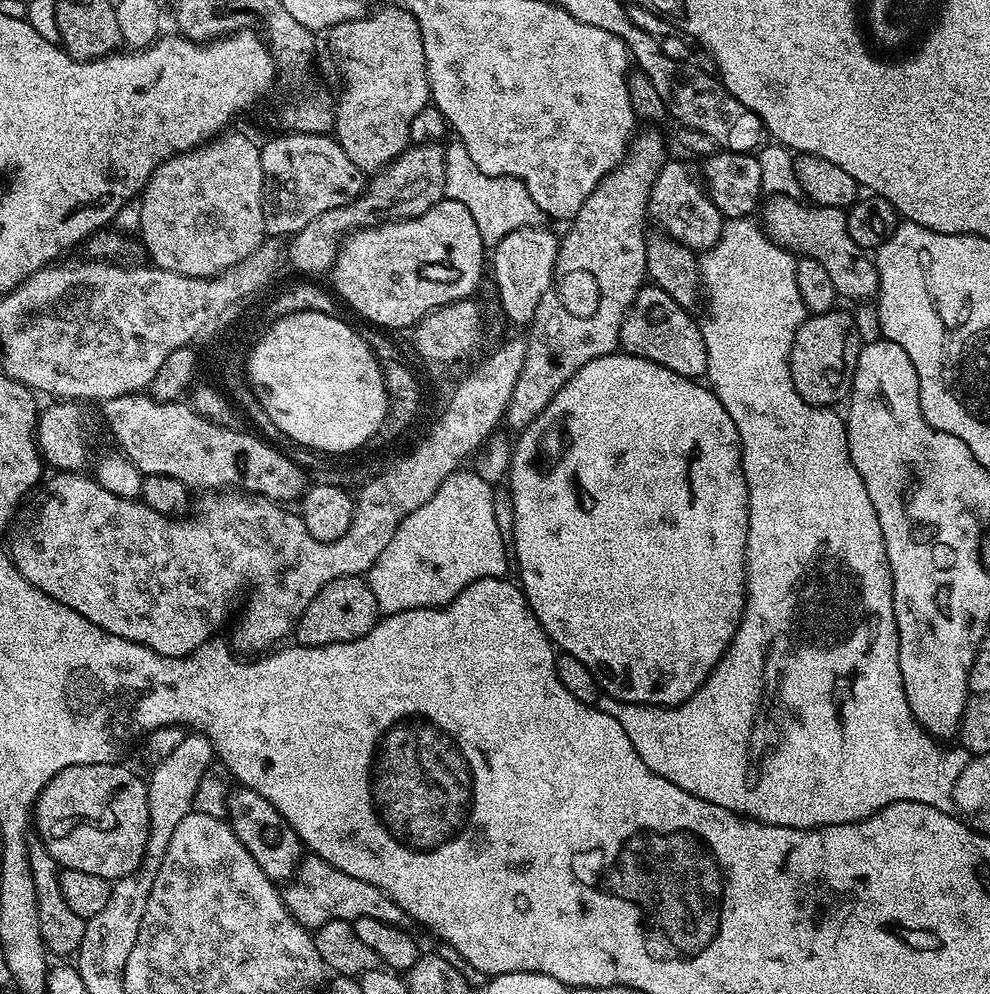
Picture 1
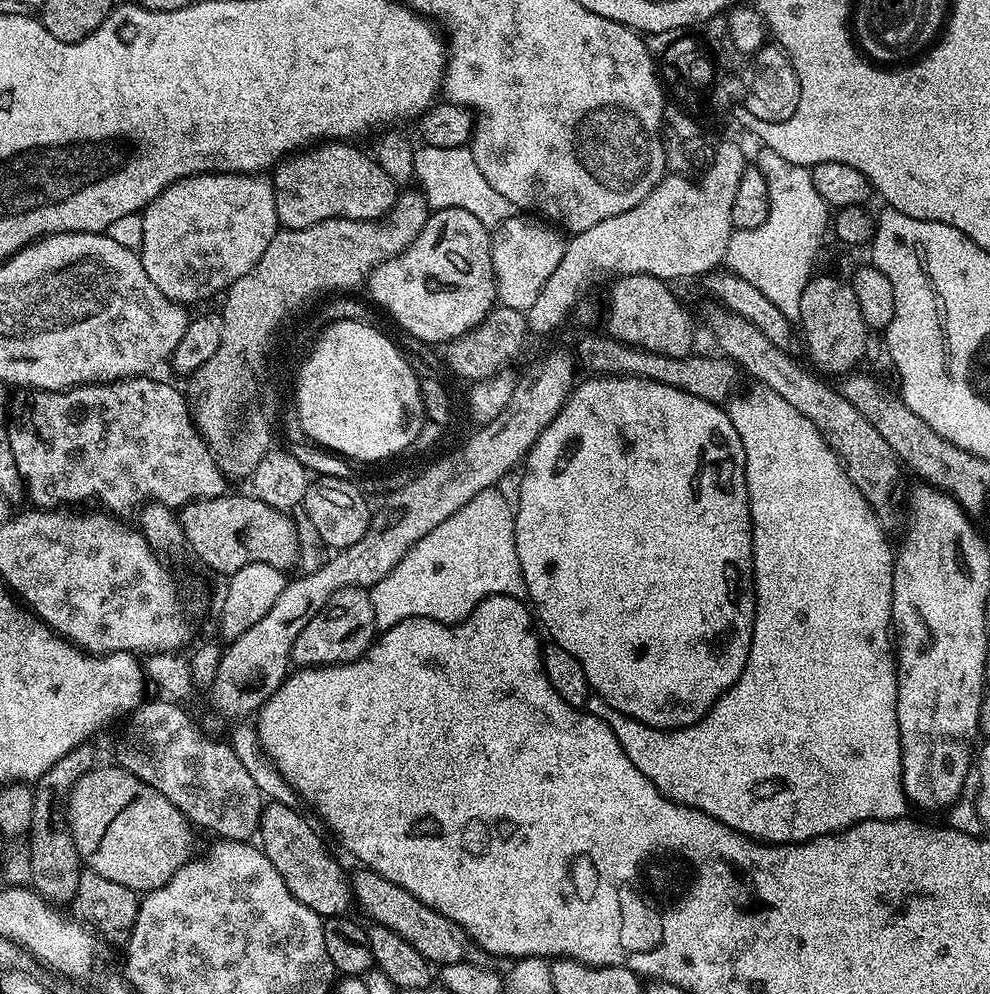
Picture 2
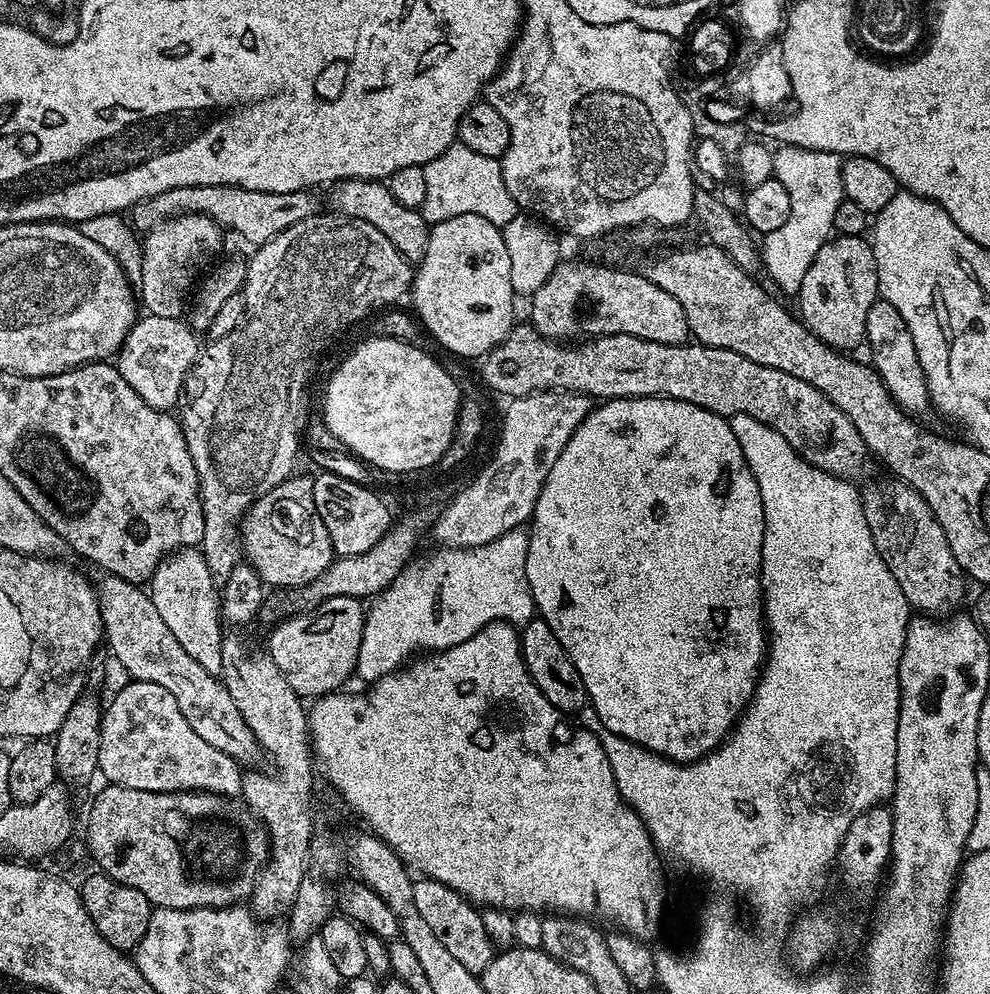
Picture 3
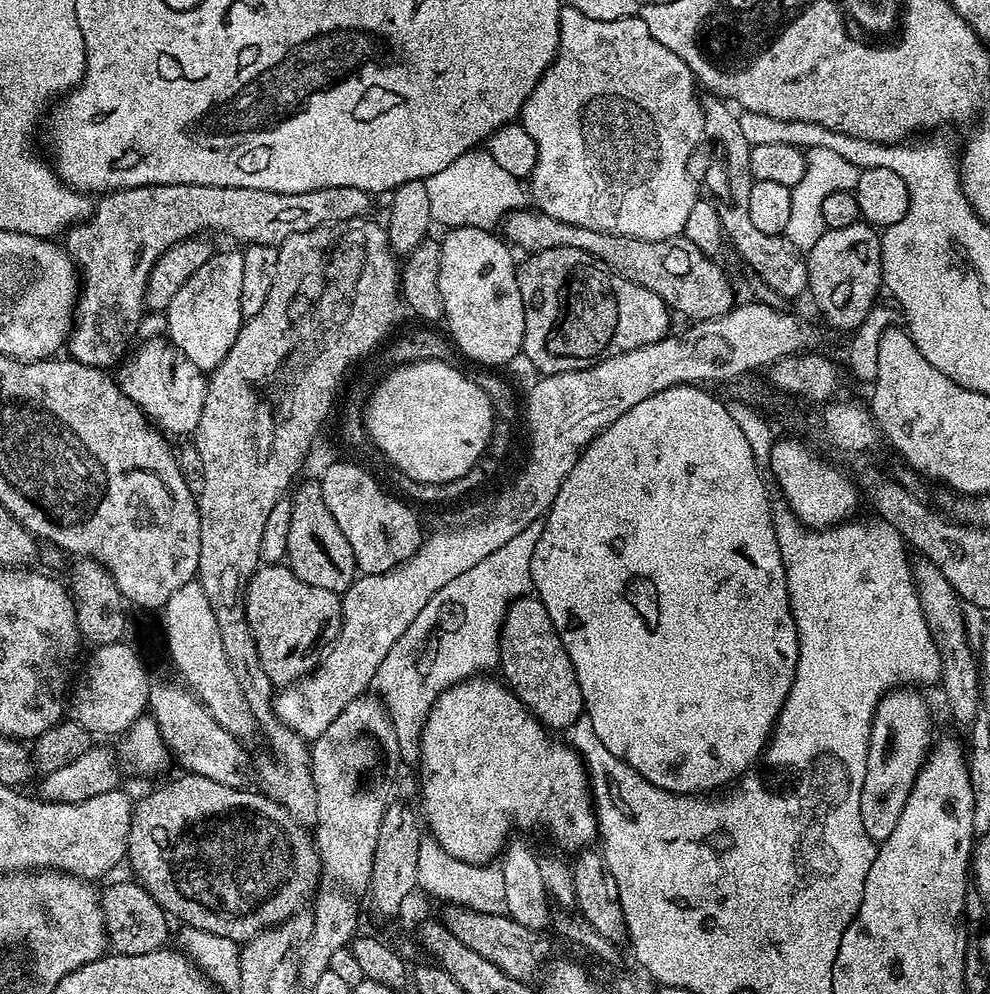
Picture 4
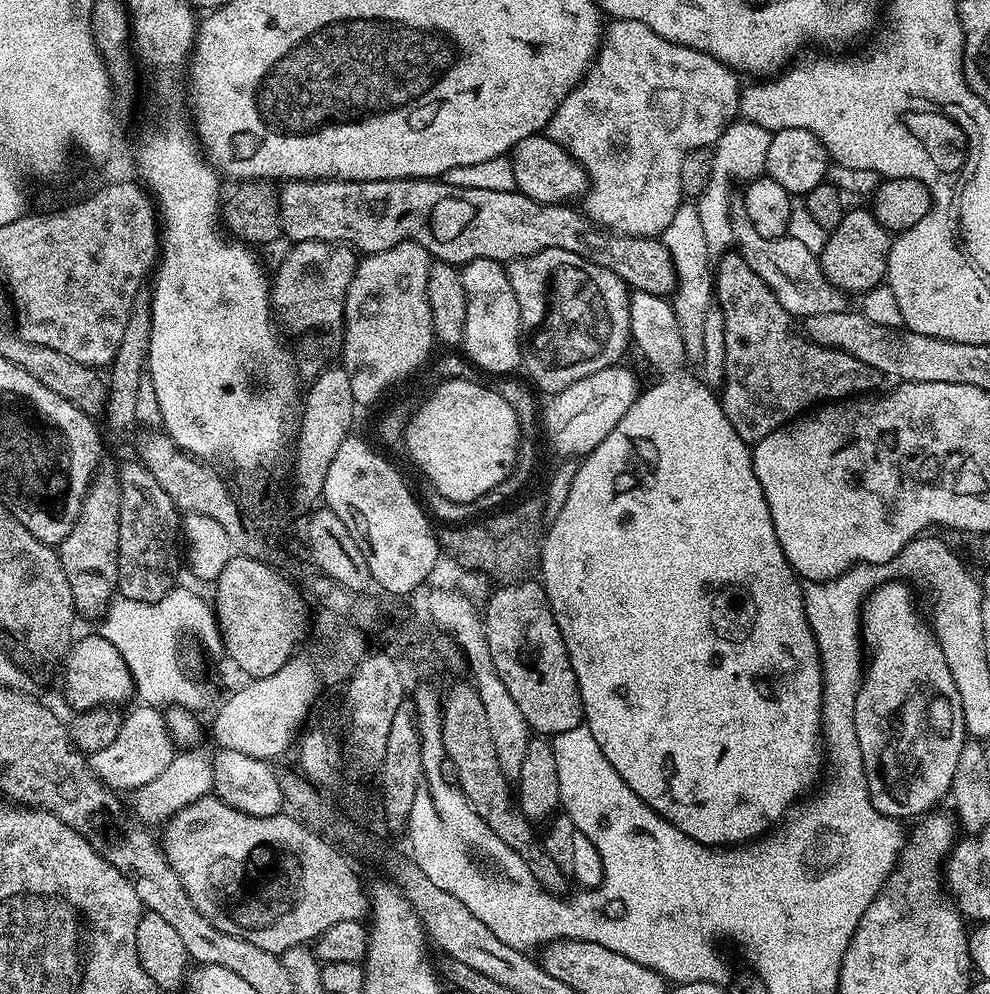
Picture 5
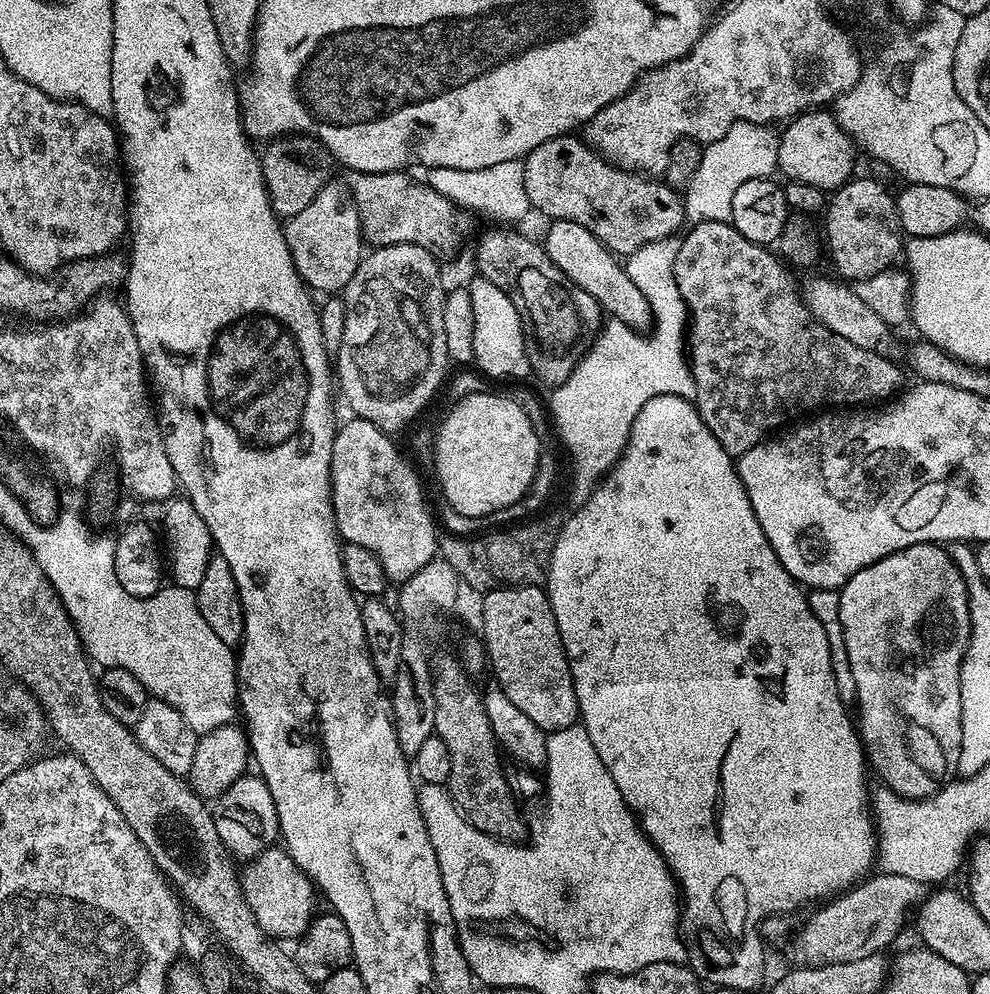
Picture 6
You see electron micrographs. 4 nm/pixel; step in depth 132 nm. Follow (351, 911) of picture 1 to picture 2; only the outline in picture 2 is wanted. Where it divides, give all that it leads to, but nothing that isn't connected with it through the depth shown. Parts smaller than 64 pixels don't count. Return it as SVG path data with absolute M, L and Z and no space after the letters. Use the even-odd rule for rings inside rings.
M360 866L357 869L350 876L352 899L355 907L360 907L372 924L386 926L394 930L394 934L406 938L406 942L410 942L410 946L414 946L414 950L418 950L418 954L425 956L433 966L453 964L469 955L470 941L458 922L452 922L438 910L426 906L426 902L414 898L410 890L382 878L369 868Z

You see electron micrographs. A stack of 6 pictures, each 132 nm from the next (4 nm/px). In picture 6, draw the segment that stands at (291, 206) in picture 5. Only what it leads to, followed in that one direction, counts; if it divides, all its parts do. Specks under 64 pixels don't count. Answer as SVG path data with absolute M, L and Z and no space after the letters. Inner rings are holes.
M345 171L342 183L347 186L348 193L352 195L352 201L356 203L356 209L360 215L360 231L369 245L385 248L391 244L413 244L422 246L427 252L431 252L437 258L452 256L460 248L464 236L472 232L472 220L467 211L460 204L444 197L442 193L434 189L427 182L419 184L408 177L407 171L399 172L353 172Z

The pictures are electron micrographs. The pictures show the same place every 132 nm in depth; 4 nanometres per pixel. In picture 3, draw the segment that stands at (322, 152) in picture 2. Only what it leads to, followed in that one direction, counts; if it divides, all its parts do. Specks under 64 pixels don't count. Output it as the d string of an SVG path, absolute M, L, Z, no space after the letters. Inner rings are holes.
M342 180L331 185L330 192L333 213L370 222L370 226L382 230L382 234L394 242L397 250L408 259L409 265L419 265L426 254L430 225L424 221L420 211L399 204L394 194L390 194L387 183L379 180Z

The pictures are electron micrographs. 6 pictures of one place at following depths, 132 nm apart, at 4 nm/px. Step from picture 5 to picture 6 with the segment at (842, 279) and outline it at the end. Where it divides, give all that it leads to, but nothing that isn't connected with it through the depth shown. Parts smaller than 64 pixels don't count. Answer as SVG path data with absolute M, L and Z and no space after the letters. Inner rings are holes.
M853 178L831 193L830 203L823 213L823 239L826 252L832 255L832 264L845 281L855 282L874 278L901 259L906 237L898 222L898 210L893 193L873 178Z

